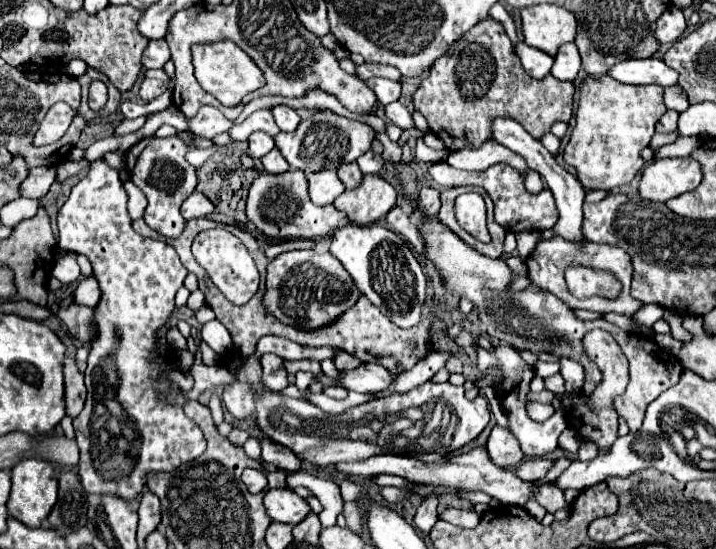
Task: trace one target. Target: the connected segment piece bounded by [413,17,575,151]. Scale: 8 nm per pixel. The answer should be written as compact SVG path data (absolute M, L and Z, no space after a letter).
M485 17L433 63L429 75L415 91L413 103L445 147L449 149L451 143L451 151L461 151L479 149L487 141L495 141L491 127L497 117L515 119L531 137L541 139L555 121L571 119L573 93L573 83L559 81L553 75L543 81L531 79L523 71L503 25L493 17Z

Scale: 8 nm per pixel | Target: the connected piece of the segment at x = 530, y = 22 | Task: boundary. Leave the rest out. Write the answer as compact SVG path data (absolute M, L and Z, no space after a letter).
M533 5L521 9L525 43L551 57L563 43L575 41L577 21L571 11L559 5Z

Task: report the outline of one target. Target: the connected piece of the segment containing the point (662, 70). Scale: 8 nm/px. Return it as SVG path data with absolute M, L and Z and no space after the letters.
M657 57L627 59L611 67L609 75L621 83L633 83L633 85L651 85L653 83L661 87L673 87L679 83L679 73L667 67Z

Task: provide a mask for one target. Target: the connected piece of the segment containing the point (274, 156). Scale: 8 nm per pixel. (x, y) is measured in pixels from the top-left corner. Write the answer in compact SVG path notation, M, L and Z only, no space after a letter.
M273 149L271 153L267 153L261 159L261 163L263 163L263 167L265 167L267 173L283 173L283 171L289 169L289 163L283 159L283 155L277 149Z

